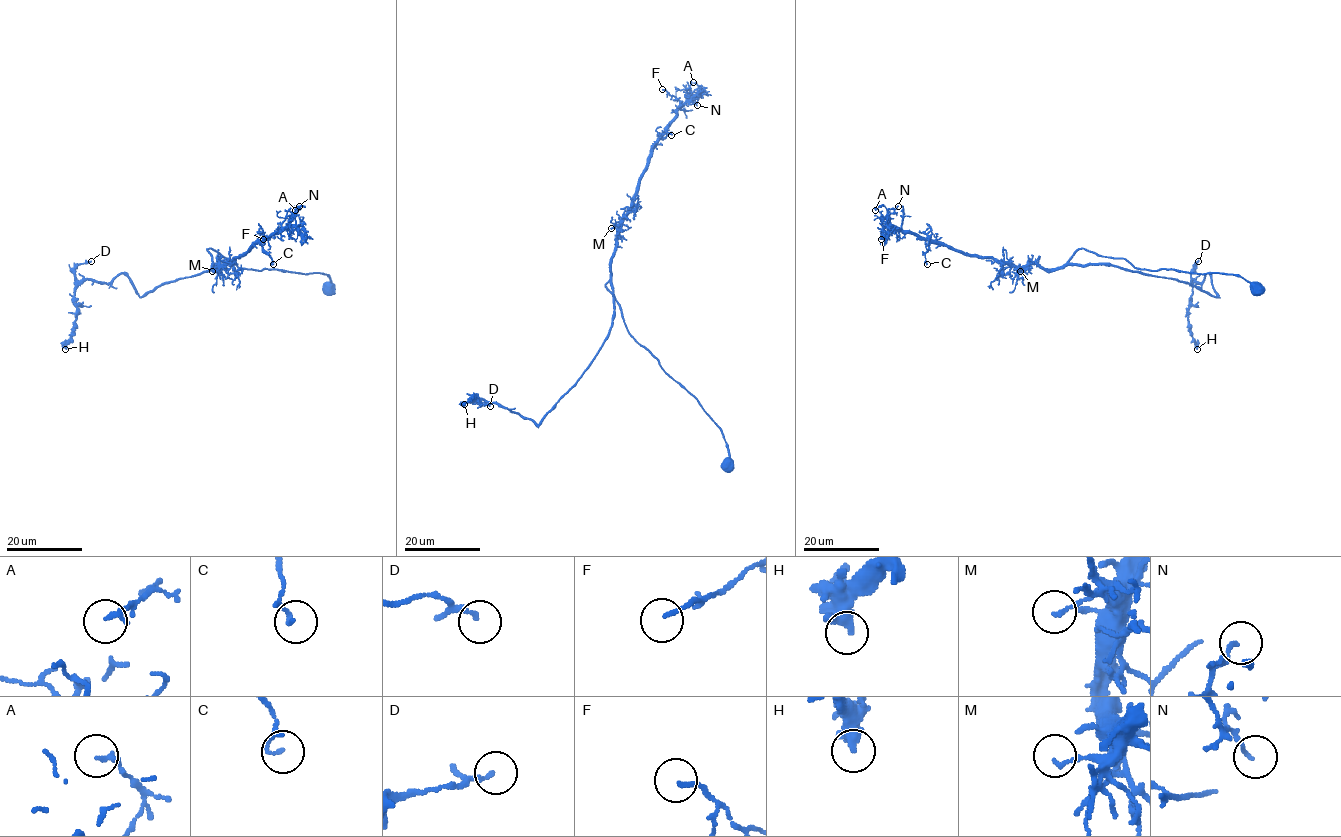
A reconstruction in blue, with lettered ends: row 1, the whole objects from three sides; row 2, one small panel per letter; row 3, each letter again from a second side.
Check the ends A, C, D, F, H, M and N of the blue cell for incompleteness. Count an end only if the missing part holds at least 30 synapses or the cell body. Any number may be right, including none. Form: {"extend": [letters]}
{"extend": []}

